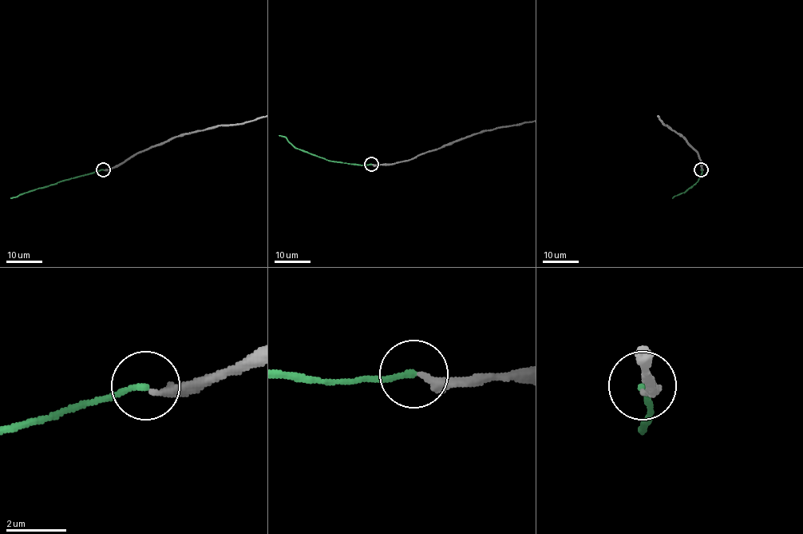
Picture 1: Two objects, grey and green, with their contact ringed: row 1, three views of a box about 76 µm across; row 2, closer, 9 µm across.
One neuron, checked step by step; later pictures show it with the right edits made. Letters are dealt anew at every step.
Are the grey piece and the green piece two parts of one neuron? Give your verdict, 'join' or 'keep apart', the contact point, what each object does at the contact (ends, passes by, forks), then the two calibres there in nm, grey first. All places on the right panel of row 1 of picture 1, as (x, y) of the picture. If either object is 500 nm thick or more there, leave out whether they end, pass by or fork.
join; place (701, 169); grey ends; green ends; calibres 260 and 200 nm

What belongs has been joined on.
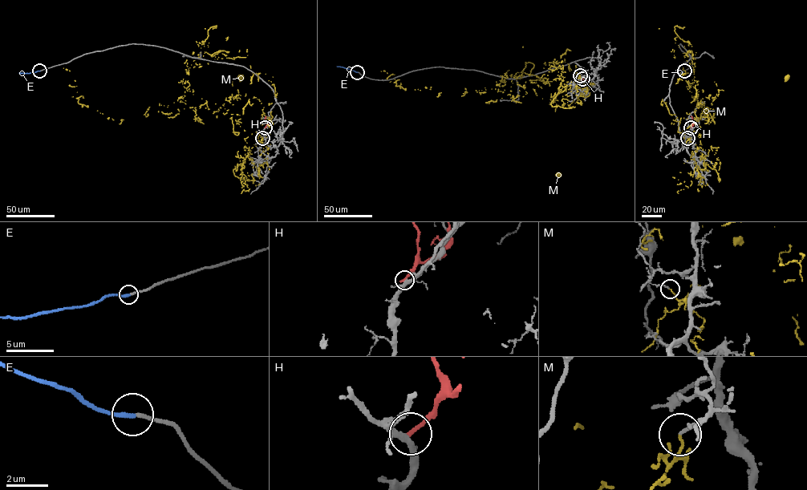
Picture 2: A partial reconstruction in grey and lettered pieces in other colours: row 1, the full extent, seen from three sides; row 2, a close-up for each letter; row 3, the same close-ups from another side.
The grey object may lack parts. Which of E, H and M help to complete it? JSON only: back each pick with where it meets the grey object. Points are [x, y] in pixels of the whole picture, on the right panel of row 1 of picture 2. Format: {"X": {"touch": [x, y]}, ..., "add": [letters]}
{"E": {"touch": [684, 70]}, "add": ["E"]}

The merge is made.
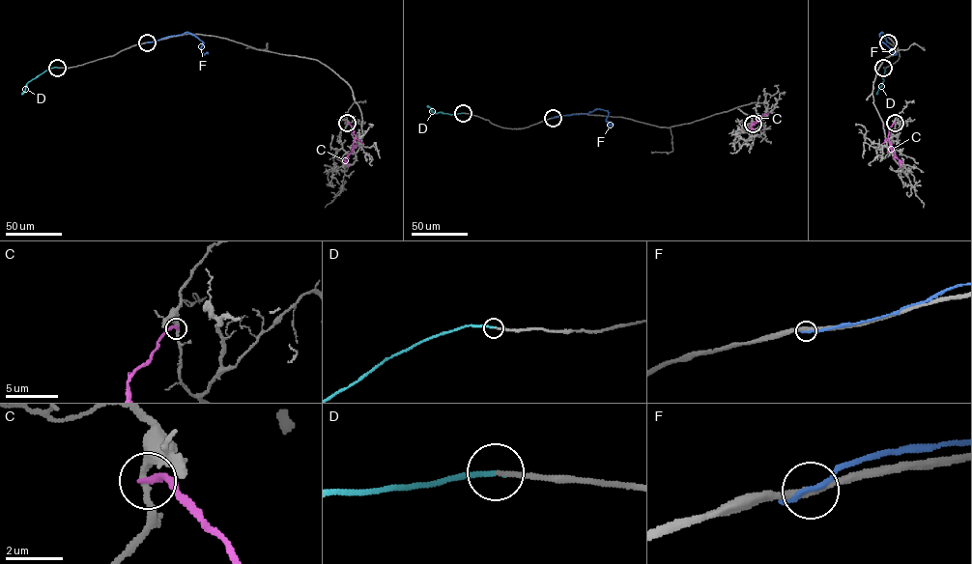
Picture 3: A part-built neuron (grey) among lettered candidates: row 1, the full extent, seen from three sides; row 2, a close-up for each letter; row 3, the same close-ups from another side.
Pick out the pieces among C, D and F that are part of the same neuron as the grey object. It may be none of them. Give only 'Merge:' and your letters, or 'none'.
Merge: D

